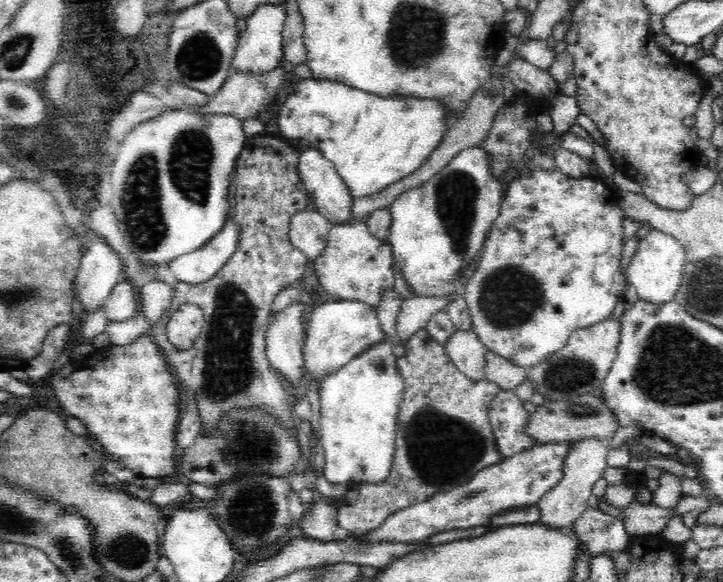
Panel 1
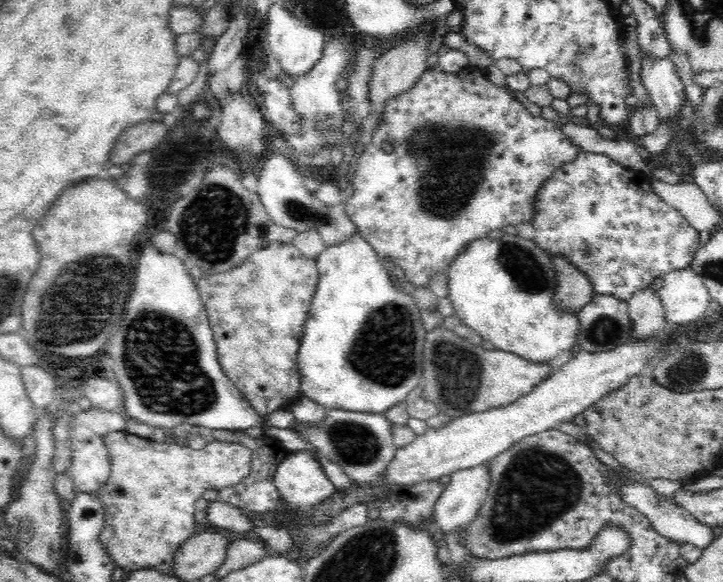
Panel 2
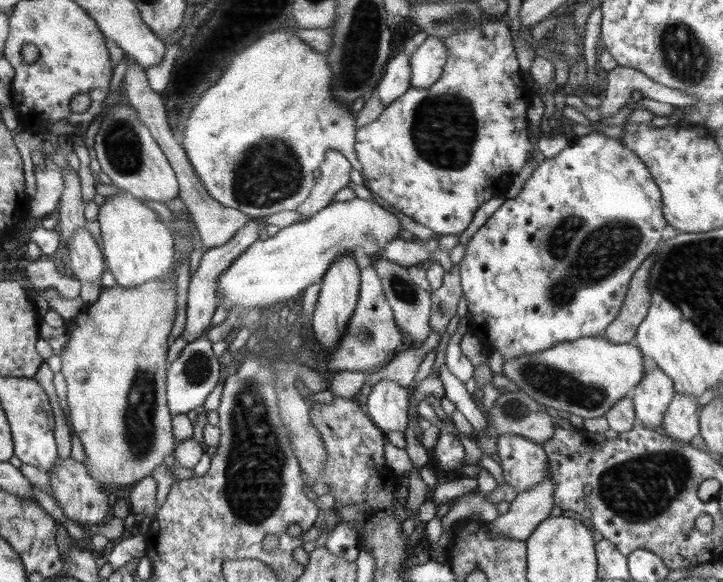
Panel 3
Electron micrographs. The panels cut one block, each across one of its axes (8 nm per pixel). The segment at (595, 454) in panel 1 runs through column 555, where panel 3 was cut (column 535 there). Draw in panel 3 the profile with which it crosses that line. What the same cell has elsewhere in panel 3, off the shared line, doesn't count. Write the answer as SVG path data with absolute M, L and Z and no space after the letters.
M549 472L548 478L528 490L519 492L510 503L509 510L487 523L494 535L502 534L512 539L525 541L540 521L550 516L554 484Z

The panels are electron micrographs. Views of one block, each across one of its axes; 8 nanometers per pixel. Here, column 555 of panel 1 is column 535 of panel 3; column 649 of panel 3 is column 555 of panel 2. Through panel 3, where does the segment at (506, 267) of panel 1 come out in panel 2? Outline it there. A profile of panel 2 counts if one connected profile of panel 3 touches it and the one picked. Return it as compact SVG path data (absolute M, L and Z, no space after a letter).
M580 151L573 161L558 168L542 184L533 205L536 216L531 218L531 224L538 248L567 258L578 270L585 272L595 293L611 294L626 302L634 292L648 288L656 278L690 267L700 244L705 241L704 235L654 192L647 173L627 169L606 154Z

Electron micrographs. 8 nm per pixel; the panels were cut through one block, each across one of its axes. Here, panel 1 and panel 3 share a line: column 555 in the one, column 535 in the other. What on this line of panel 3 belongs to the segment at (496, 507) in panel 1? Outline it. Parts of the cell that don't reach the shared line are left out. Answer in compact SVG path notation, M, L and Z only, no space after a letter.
M516 434L498 435L497 454L504 482L522 492L544 482L550 463L543 445Z

